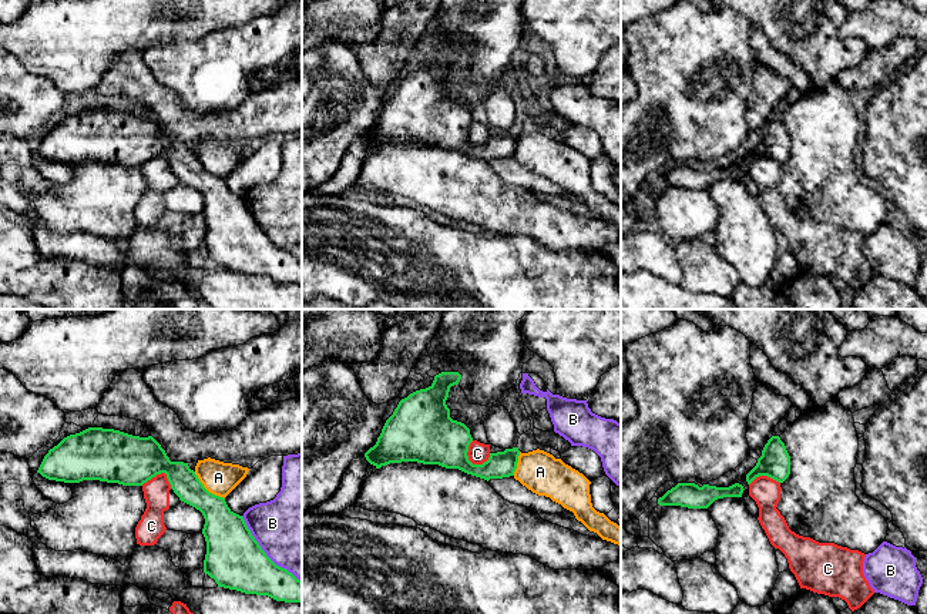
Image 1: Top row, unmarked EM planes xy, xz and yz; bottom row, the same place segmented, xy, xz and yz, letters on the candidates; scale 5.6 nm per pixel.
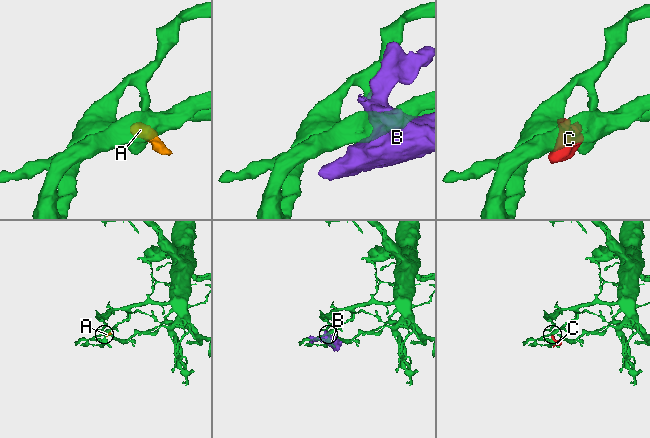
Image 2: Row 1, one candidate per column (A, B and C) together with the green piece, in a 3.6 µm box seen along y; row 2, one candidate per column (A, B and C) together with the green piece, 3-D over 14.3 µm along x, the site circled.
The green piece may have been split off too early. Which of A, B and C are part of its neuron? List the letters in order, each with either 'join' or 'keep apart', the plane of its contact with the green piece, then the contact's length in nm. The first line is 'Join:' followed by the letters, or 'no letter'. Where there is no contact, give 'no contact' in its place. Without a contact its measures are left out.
Join: no letter
A: keep apart; meets green in xy; contact 240 nm long
B: keep apart; meets green in xy; contact 500 nm long
C: keep apart; meets green in xz; contact 160 nm long

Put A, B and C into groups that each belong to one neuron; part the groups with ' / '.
A C / B

